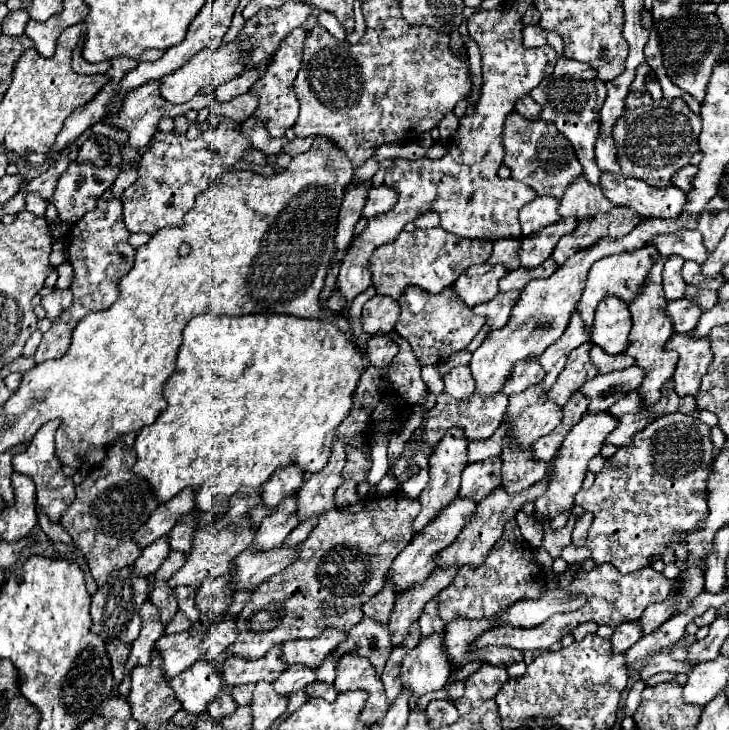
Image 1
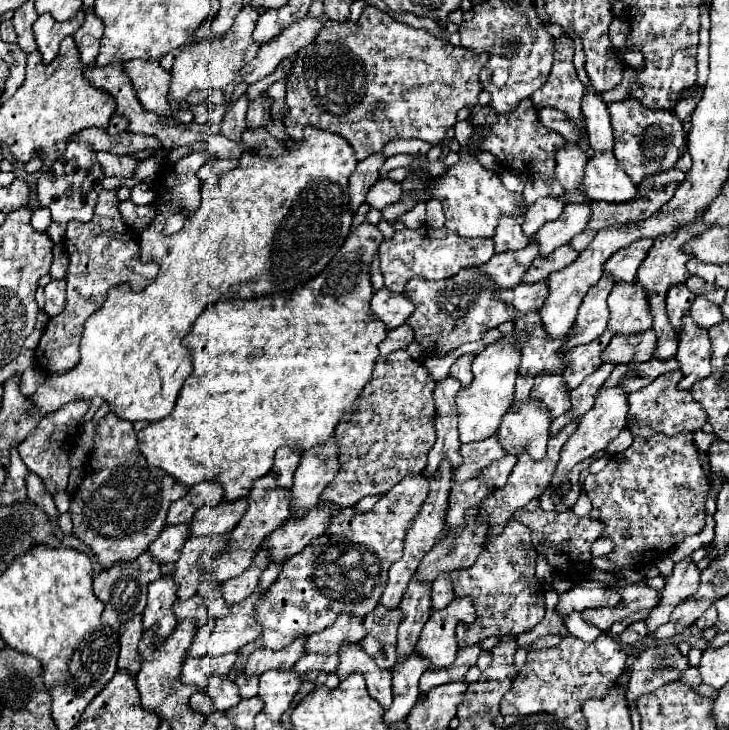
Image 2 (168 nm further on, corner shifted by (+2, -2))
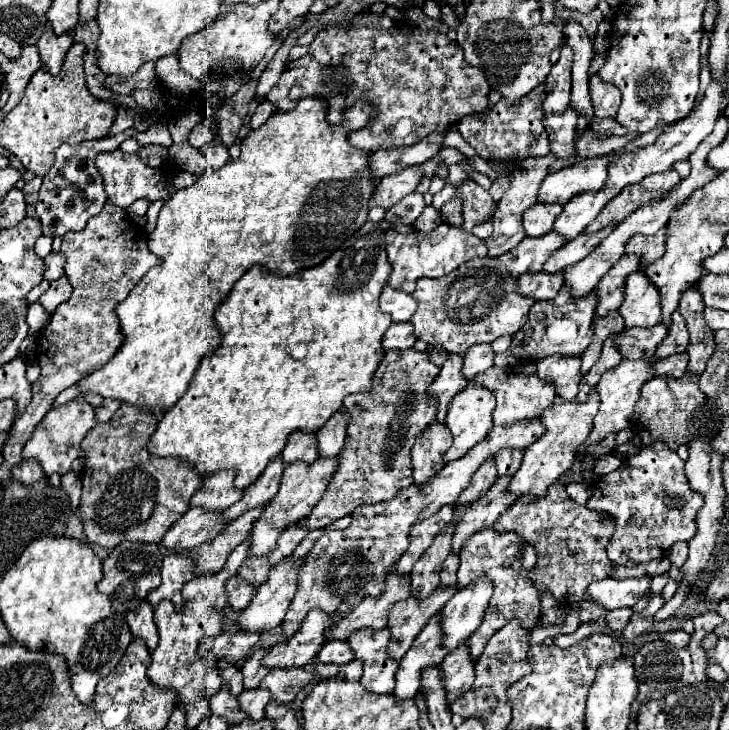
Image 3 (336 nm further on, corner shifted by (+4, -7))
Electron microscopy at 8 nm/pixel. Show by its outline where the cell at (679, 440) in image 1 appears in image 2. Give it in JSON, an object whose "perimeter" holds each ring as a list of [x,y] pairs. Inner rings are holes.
{"perimeter":[[[656,434],[654,438],[634,438],[634,442],[630,444],[628,450],[624,452],[618,452],[614,456],[610,456],[610,462],[606,464],[606,468],[598,474],[590,474],[586,480],[584,480],[584,488],[586,488],[586,494],[592,502],[592,506],[600,508],[600,520],[606,524],[606,530],[604,530],[604,536],[610,536],[612,542],[614,542],[614,552],[608,554],[608,558],[616,564],[616,568],[632,568],[632,566],[646,566],[650,562],[656,562],[656,560],[662,560],[666,554],[670,554],[670,550],[682,542],[686,536],[692,536],[692,534],[698,534],[702,528],[704,528],[704,502],[706,502],[706,496],[708,496],[708,478],[698,462],[698,450],[696,446],[692,444],[692,434],[678,434],[674,438],[668,438],[668,436],[662,436],[662,434]]]}

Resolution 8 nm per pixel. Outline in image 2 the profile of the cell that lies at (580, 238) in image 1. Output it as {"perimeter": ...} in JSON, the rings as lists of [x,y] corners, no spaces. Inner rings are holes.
{"perimeter":[[[678,168],[660,170],[658,174],[646,174],[646,178],[642,178],[642,182],[636,186],[638,194],[630,202],[592,202],[592,218],[590,218],[588,226],[586,226],[584,232],[580,232],[578,236],[572,238],[570,246],[574,246],[576,250],[582,252],[592,242],[596,232],[602,230],[602,228],[606,228],[610,224],[628,224],[628,222],[640,222],[640,220],[650,218],[652,214],[656,214],[660,210],[662,204],[666,204],[674,196],[674,192],[680,186],[682,178],[684,178],[684,172],[678,170]]]}

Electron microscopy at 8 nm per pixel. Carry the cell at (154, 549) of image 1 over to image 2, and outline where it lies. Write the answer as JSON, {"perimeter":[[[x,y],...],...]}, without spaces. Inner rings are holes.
{"perimeter":[[[172,524],[166,526],[166,530],[162,530],[162,534],[150,544],[150,552],[154,556],[154,560],[168,564],[168,562],[176,562],[180,558],[182,546],[190,536],[190,524]]]}

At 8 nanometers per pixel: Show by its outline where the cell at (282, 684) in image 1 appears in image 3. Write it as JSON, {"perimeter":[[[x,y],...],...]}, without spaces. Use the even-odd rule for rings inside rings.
{"perimeter":[[[326,641],[320,649],[320,653],[316,655],[316,661],[318,663],[332,663],[332,665],[338,665],[342,667],[344,663],[350,663],[354,657],[352,657],[352,649],[348,647],[346,641]]]}

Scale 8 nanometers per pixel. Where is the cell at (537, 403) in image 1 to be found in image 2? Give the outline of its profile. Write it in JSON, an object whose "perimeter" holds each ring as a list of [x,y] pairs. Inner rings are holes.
{"perimeter":[[[548,372],[538,374],[536,376],[536,386],[532,388],[530,396],[542,400],[550,408],[552,418],[564,414],[572,406],[570,404],[570,392],[568,392],[566,382],[560,374],[548,374]]]}

